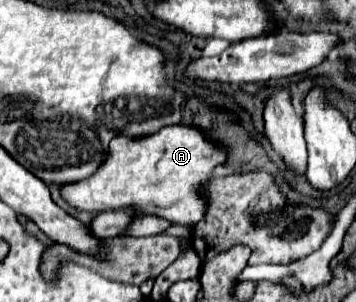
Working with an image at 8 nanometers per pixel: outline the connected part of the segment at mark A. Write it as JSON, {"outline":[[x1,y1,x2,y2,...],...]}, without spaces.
{"outline":[[186,125,162,127,138,139,118,135,96,173,82,181,60,185,60,195,76,211,98,215,102,211,130,209,136,217,154,215,172,225,188,227,198,223,206,211,206,203,198,193,200,185,210,179,212,169,224,159,224,151,204,139,202,131]]}

